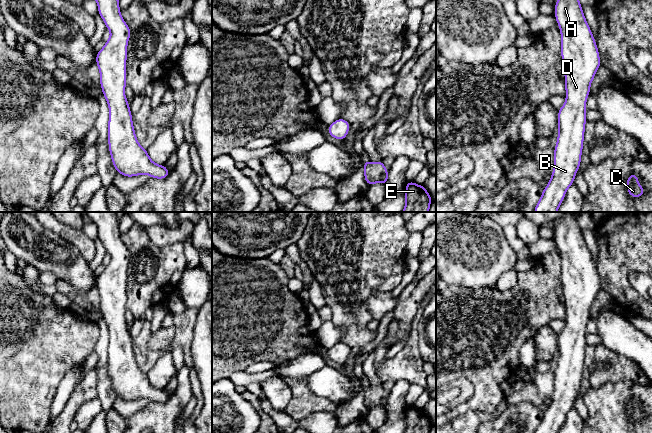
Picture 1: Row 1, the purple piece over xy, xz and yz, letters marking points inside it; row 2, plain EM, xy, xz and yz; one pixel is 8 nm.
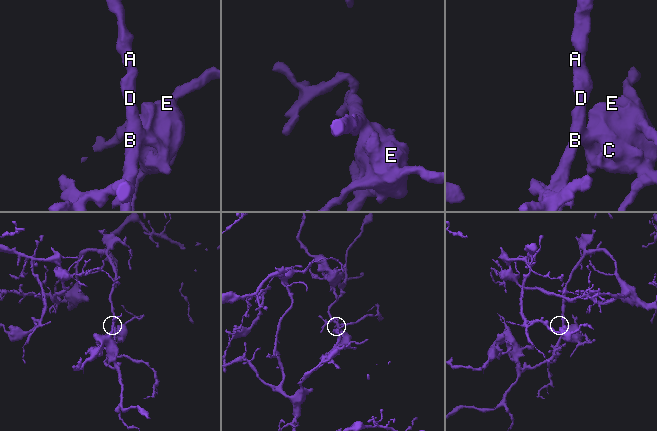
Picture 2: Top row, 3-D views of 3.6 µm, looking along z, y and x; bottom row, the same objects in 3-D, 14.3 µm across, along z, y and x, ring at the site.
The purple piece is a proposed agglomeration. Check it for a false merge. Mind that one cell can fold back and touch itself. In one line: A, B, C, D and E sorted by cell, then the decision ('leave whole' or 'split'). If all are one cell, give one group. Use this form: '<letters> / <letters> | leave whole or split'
A B C D E | leave whole

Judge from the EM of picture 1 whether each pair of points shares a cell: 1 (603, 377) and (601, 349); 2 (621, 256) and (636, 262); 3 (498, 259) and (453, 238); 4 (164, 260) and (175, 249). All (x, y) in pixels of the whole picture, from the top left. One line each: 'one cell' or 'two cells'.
1: one cell
2: one cell
3: one cell
4: one cell

